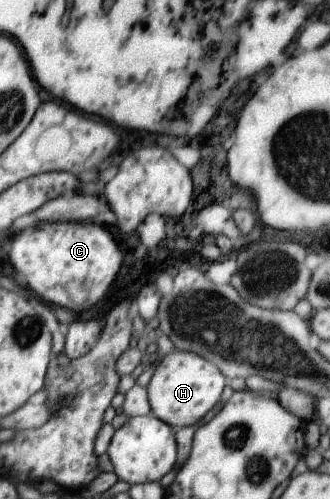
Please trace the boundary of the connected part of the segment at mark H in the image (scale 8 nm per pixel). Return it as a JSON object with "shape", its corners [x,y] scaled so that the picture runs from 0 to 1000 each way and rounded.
{"shape":[[[533,699],[470,727],[461,754],[439,776],[461,834],[476,834],[536,860],[588,852],[655,812],[679,776],[679,756],[652,729],[612,719],[600,709]]]}

